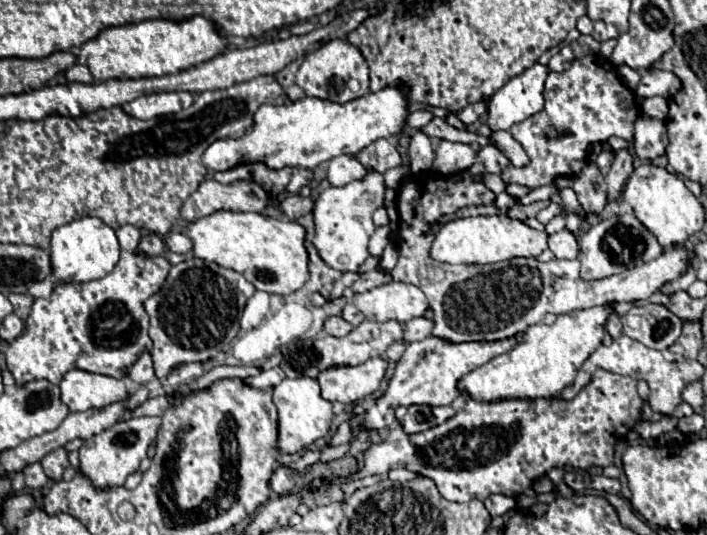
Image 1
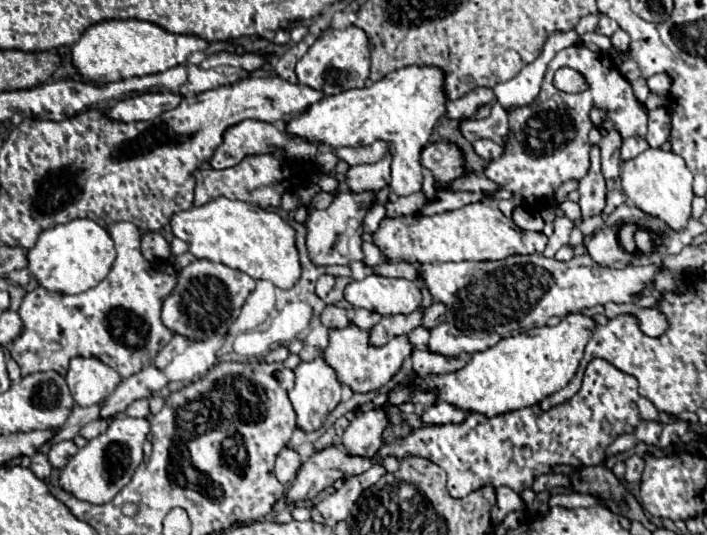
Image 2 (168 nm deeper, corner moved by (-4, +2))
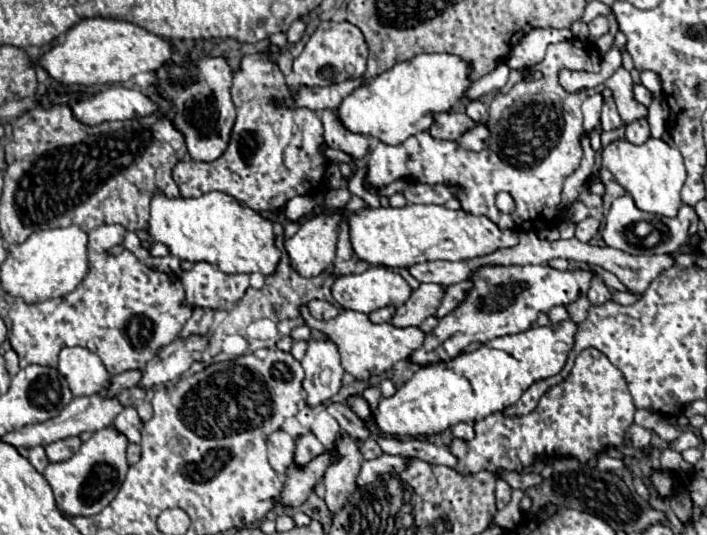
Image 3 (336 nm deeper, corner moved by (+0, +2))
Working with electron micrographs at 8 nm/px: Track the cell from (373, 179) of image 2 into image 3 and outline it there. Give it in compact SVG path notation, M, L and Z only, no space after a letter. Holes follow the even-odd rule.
M570 39L570 41L562 41L562 43L554 43L548 47L546 57L542 61L542 65L538 65L538 69L542 71L542 79L538 81L520 81L516 83L506 95L498 93L490 105L490 119L488 119L488 129L490 129L490 145L488 149L476 153L476 151L468 151L462 145L458 145L456 141L440 141L434 139L430 133L418 133L410 139L406 139L402 145L386 145L386 143L378 143L368 159L368 173L364 177L364 187L370 193L376 193L380 187L390 185L396 179L408 179L408 181L418 181L418 183L450 183L450 185L460 185L462 193L458 195L462 209L474 215L486 215L488 219L492 219L500 229L514 229L514 231L540 231L540 229L548 229L548 227L556 227L558 225L558 211L556 207L560 205L560 193L562 193L562 185L564 179L568 175L572 175L578 167L580 167L580 159L582 159L582 145L580 145L580 137L582 137L582 111L580 105L586 97L600 93L604 89L614 91L614 101L618 107L618 113L622 115L622 123L628 125L632 121L644 119L648 109L644 105L640 105L634 99L632 93L632 77L630 73L620 67L610 79L606 79L606 83L598 85L596 89L590 91L580 91L580 93L566 93L560 85L558 85L558 71L560 69L576 69L576 71L592 71L598 73L600 71L600 53L598 49L590 43L590 41L580 41L580 39ZM500 191L508 191L512 195L512 199L516 201L516 209L510 215L504 215L496 209L494 199L496 193Z

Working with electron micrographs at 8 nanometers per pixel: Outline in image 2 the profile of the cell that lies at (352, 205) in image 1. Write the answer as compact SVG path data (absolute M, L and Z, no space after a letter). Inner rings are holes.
M336 193L328 209L314 209L306 223L306 249L314 265L348 265L354 259L364 259L362 253L362 219L374 205L374 193Z

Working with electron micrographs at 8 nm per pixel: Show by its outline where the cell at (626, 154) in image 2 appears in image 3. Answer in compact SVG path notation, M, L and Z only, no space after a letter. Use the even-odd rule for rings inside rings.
M642 119L642 121L634 121L630 125L626 125L626 133L624 133L624 139L632 145L642 145L650 139L650 129L648 129L648 121Z

